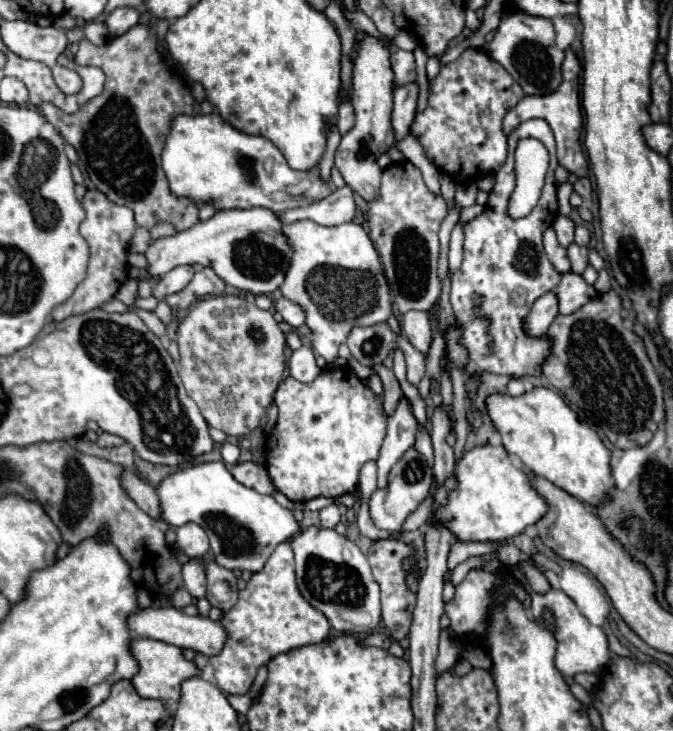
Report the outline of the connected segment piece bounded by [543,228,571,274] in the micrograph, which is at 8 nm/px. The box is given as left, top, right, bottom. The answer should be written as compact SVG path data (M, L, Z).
M547 228L547 230L545 230L545 234L543 234L543 244L545 244L545 252L547 252L551 264L555 266L555 270L559 270L561 274L567 272L567 270L571 268L571 266L569 266L569 258L567 258L567 250L557 242L553 228Z

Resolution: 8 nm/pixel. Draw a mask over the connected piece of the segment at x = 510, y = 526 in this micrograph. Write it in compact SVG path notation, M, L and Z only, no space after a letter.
M477 446L455 466L459 486L449 492L449 500L431 518L445 524L455 538L473 542L501 542L537 524L549 510L547 500L531 486L529 476L513 466L503 446Z

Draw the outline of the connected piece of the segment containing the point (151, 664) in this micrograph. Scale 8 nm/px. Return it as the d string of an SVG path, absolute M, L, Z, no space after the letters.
M135 638L131 642L131 652L141 666L139 674L135 674L131 682L137 690L137 694L143 696L143 698L155 698L155 700L163 700L163 702L169 702L169 704L177 704L179 698L181 698L181 684L187 678L201 676L201 670L197 668L197 664L193 660L187 660L183 656L181 648L171 646L167 642L151 640L151 638Z

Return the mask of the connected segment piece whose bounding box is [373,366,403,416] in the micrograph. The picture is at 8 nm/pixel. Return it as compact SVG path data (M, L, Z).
M373 366L373 370L381 376L381 382L383 382L383 388L385 388L385 394L383 394L383 412L387 416L391 416L395 412L397 404L403 398L403 390L401 390L399 380L395 378L391 368L387 368L387 366Z

